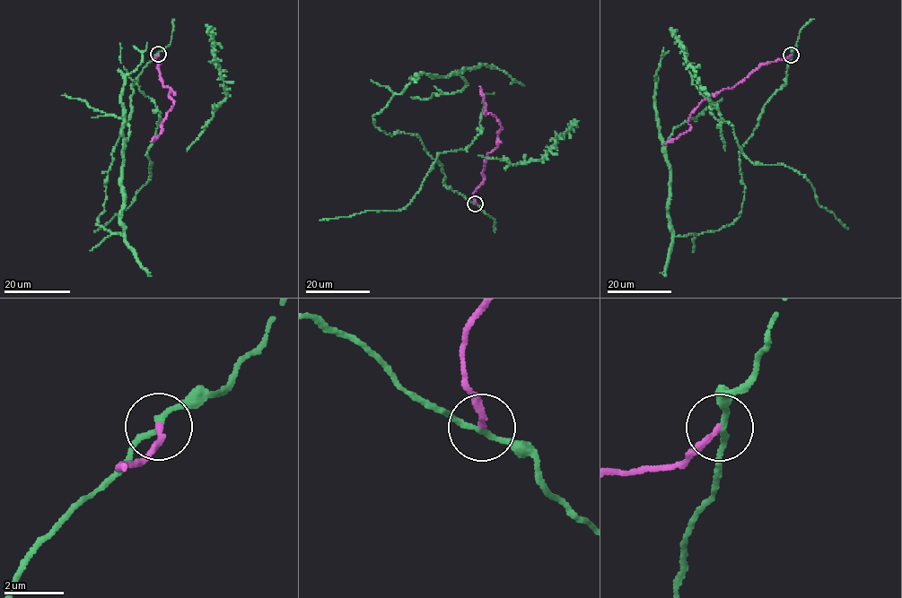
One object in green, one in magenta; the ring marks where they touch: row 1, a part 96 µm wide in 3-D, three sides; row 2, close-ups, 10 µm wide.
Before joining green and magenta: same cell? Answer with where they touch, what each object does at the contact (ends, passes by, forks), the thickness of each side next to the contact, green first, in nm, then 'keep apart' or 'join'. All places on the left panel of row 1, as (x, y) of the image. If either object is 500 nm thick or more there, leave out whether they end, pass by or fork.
place (158, 54); green passes by; magenta ends; calibres 170 and 200 nm; keep apart

